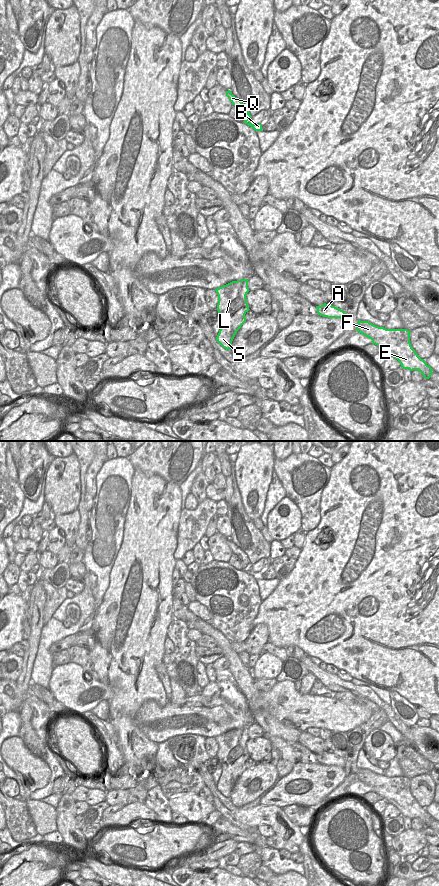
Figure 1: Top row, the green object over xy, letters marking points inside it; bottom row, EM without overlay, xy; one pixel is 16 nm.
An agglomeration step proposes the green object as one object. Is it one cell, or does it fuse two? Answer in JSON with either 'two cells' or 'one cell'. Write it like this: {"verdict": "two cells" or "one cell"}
{"verdict": "two cells"}

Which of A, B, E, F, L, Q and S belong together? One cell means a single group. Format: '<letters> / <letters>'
A E F / B L Q S

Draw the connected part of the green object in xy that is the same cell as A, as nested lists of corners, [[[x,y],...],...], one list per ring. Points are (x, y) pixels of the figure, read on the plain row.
[[[326,751],[322,752],[321,754],[316,754],[316,756],[318,763],[323,765],[340,766],[342,768],[344,768],[346,765],[345,759]]]

